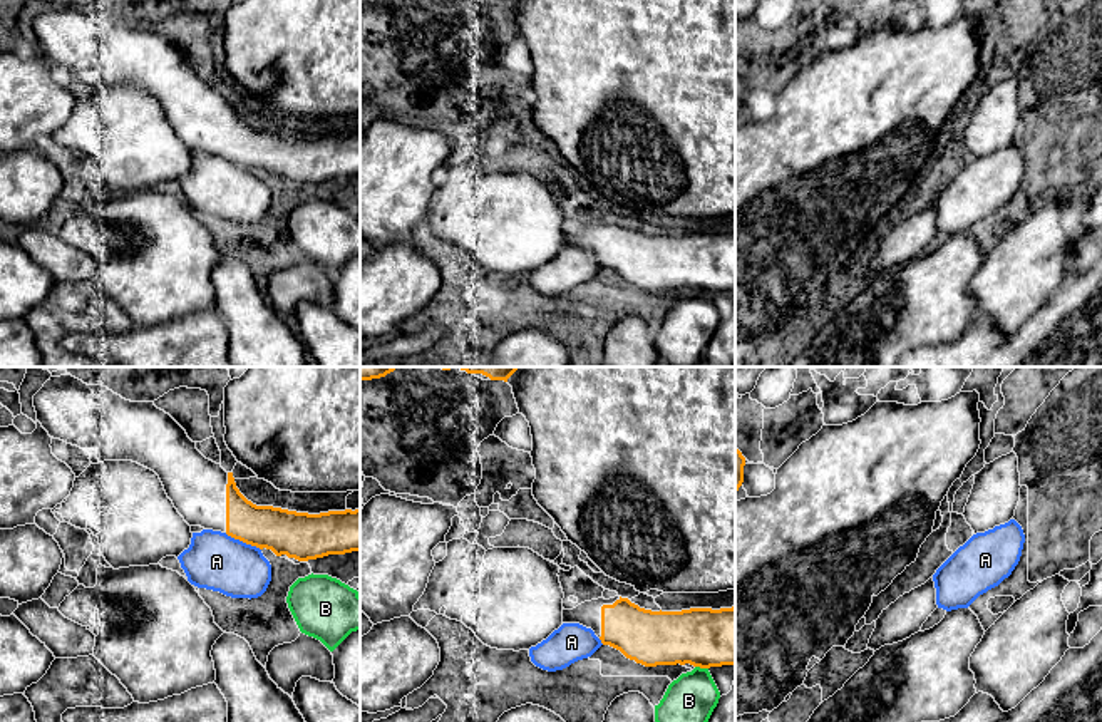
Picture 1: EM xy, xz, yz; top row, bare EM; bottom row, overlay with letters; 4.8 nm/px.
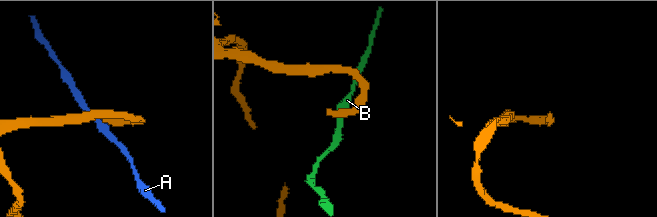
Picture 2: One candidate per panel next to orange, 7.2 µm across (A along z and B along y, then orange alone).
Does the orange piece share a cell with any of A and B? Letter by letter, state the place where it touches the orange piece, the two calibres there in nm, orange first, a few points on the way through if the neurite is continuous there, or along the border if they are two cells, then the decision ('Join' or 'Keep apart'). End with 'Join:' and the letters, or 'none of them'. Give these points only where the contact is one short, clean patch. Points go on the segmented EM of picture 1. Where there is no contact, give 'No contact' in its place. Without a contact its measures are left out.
A: Touches orange at xy (243, 541). Thickness 220 nm (orange) against 280 nm. Boundary: xy (225, 533), (260, 550). Keep apart
B: Touches orange at xz (702, 667). Thickness 280 nm (orange) against 240 nm. Boundary: xz (695, 665), (707, 669). Keep apart
Join: none of them

